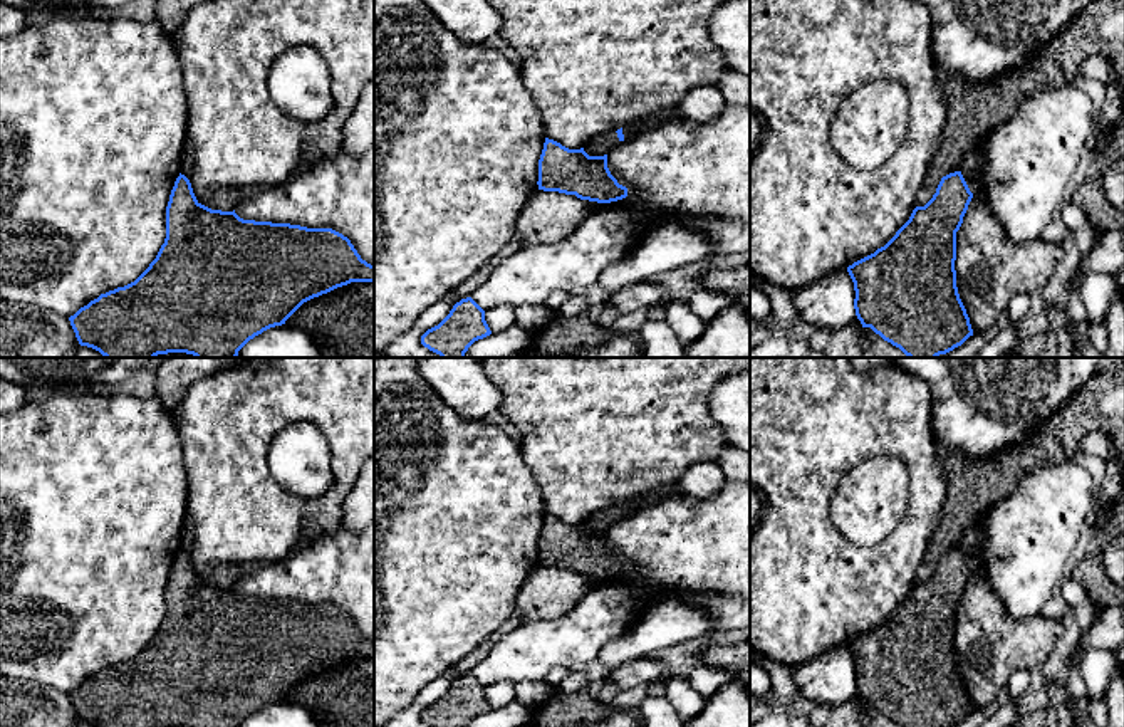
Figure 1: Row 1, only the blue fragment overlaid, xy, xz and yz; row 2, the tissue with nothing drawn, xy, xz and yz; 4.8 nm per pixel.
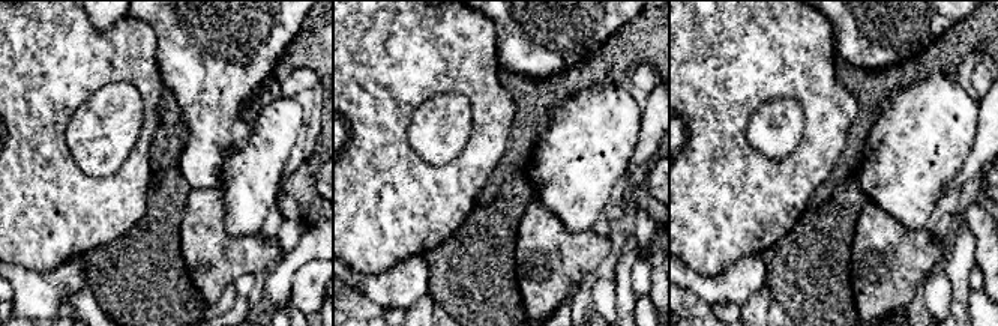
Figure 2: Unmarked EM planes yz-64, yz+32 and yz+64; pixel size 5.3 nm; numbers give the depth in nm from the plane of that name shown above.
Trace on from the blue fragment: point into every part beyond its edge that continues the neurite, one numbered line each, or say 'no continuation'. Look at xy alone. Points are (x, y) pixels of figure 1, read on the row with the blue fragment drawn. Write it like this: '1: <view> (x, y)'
no continuation

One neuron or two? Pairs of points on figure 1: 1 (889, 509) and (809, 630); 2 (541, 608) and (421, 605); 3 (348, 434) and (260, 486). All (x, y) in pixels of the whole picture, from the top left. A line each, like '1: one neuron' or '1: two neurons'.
1: two neurons
2: two neurons
3: one neuron

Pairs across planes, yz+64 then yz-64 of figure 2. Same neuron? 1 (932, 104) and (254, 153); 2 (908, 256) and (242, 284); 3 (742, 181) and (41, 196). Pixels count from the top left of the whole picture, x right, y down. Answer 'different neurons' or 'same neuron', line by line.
1: same neuron
2: different neurons
3: same neuron

